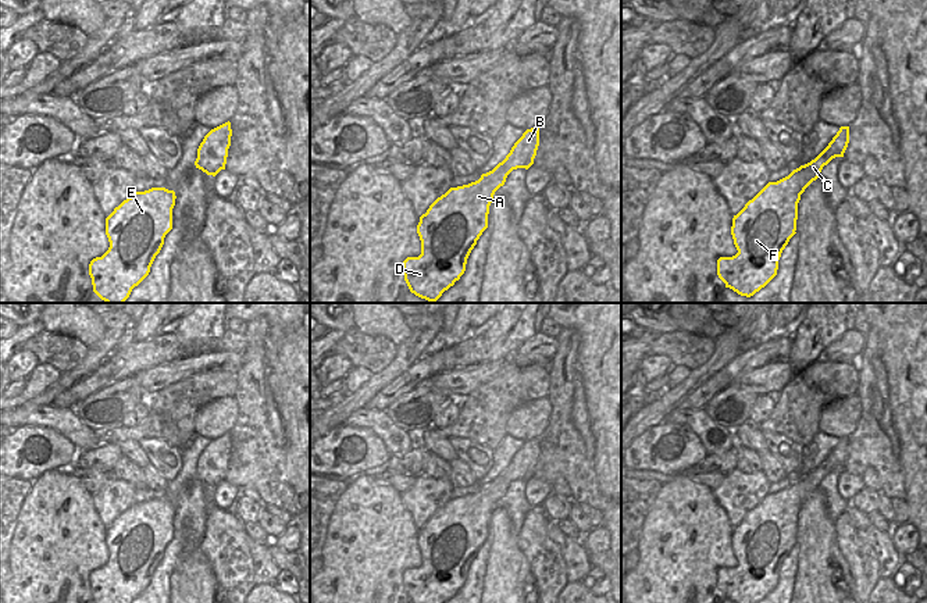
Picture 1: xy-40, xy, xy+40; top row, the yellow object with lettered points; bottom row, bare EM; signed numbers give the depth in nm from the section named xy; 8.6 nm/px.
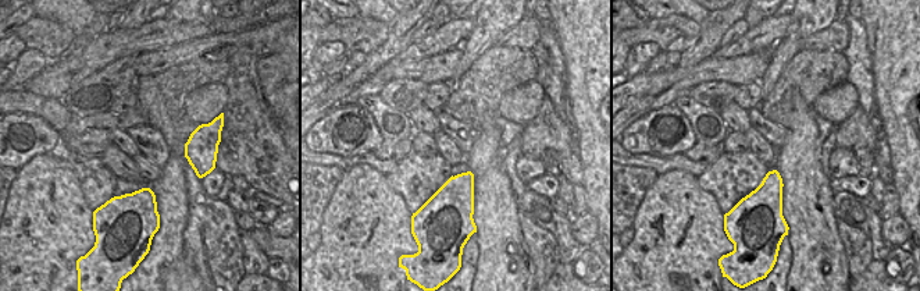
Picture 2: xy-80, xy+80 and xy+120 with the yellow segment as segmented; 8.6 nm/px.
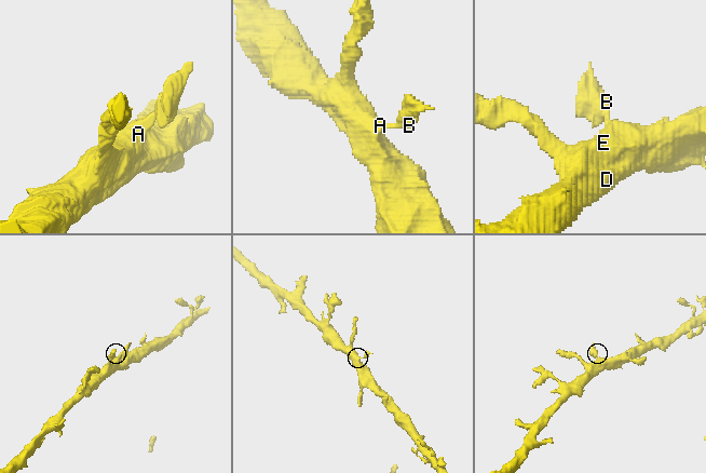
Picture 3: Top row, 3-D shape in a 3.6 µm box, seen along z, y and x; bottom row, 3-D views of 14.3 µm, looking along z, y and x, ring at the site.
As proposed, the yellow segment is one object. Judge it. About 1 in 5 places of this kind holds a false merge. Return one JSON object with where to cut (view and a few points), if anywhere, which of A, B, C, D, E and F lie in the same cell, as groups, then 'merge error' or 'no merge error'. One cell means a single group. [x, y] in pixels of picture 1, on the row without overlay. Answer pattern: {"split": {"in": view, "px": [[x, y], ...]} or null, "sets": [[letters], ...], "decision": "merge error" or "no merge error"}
{"split": null, "sets": [["A", "B", "C", "D", "E", "F"]], "decision": "no merge error"}

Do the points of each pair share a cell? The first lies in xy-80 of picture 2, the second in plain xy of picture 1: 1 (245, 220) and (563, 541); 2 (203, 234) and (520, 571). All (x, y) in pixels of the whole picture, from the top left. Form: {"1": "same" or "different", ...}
{"1": "different", "2": "different"}

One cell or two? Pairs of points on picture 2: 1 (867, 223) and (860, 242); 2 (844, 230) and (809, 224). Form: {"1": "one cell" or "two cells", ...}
{"1": "two cells", "2": "two cells"}

